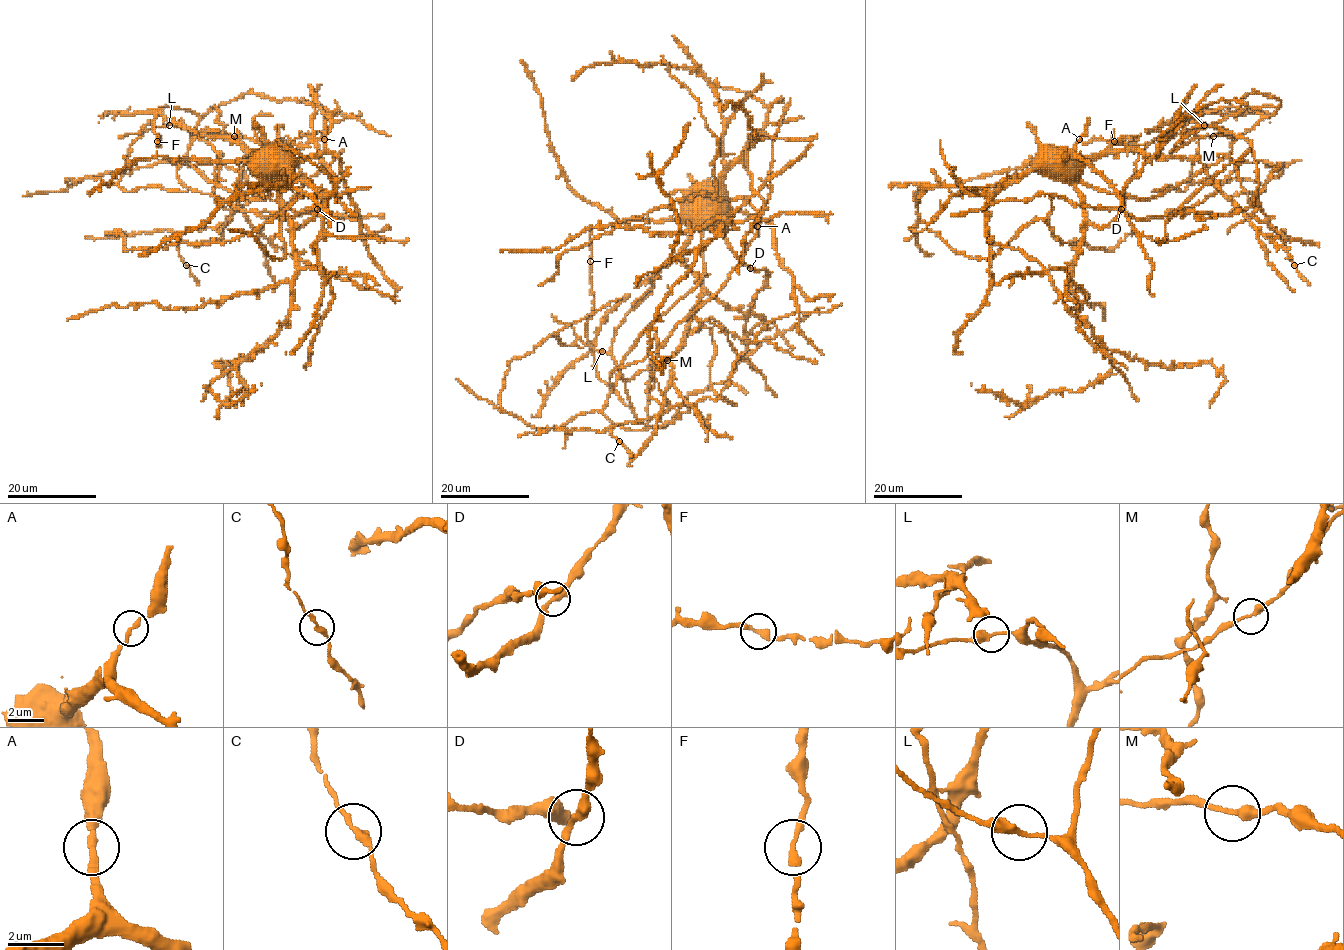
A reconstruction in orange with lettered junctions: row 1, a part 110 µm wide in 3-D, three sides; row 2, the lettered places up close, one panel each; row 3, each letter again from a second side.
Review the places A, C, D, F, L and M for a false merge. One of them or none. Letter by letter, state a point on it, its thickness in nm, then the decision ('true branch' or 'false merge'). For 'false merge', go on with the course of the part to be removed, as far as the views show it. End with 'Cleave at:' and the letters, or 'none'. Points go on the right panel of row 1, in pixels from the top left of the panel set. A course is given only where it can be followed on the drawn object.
A: (1079, 139) | 240 nm | true branch
C: (1294, 265) | 260 nm | true branch
D: (1121, 209) | 320 nm | true branch
F: (1114, 141) | 280 nm | true branch
L: (1204, 125) | 320 nm | true branch
M: (1213, 136) | 280 nm | true branch
Cleave at: none

